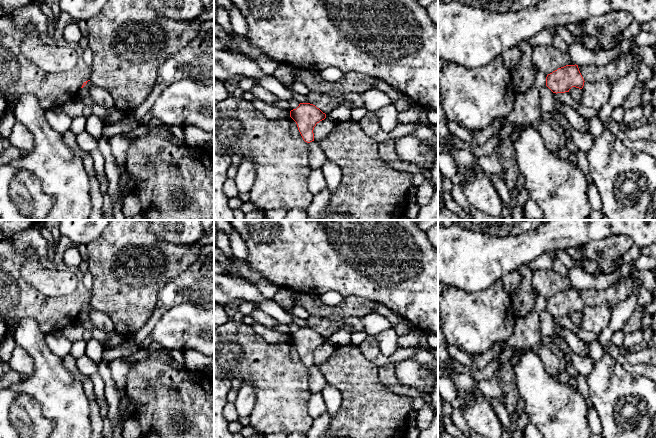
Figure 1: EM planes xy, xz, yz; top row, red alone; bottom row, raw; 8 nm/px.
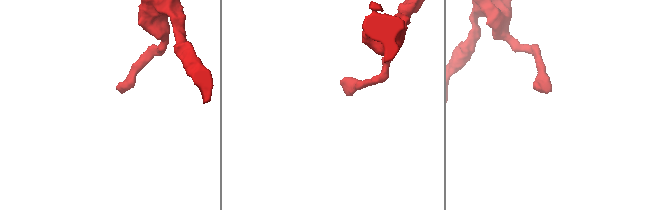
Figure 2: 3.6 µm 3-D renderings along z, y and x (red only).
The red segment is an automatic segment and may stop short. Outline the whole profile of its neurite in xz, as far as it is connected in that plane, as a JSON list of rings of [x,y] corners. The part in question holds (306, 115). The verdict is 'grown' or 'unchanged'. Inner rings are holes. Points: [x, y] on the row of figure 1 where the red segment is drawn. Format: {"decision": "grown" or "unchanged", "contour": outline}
{"decision": "unchanged", "contour": [[[300,103],[290,111],[290,117],[296,122],[298,130],[307,143],[314,141],[314,127],[326,118],[326,114],[310,103]]]}

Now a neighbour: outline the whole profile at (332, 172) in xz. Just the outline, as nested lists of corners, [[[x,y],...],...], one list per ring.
[[[327,160],[321,168],[327,188],[331,194],[337,191],[341,181],[341,169],[333,161]]]

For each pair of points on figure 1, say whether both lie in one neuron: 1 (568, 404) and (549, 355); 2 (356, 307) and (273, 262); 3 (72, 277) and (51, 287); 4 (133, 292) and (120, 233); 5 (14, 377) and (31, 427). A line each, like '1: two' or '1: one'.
1: two
2: two
3: one
4: one
5: two

